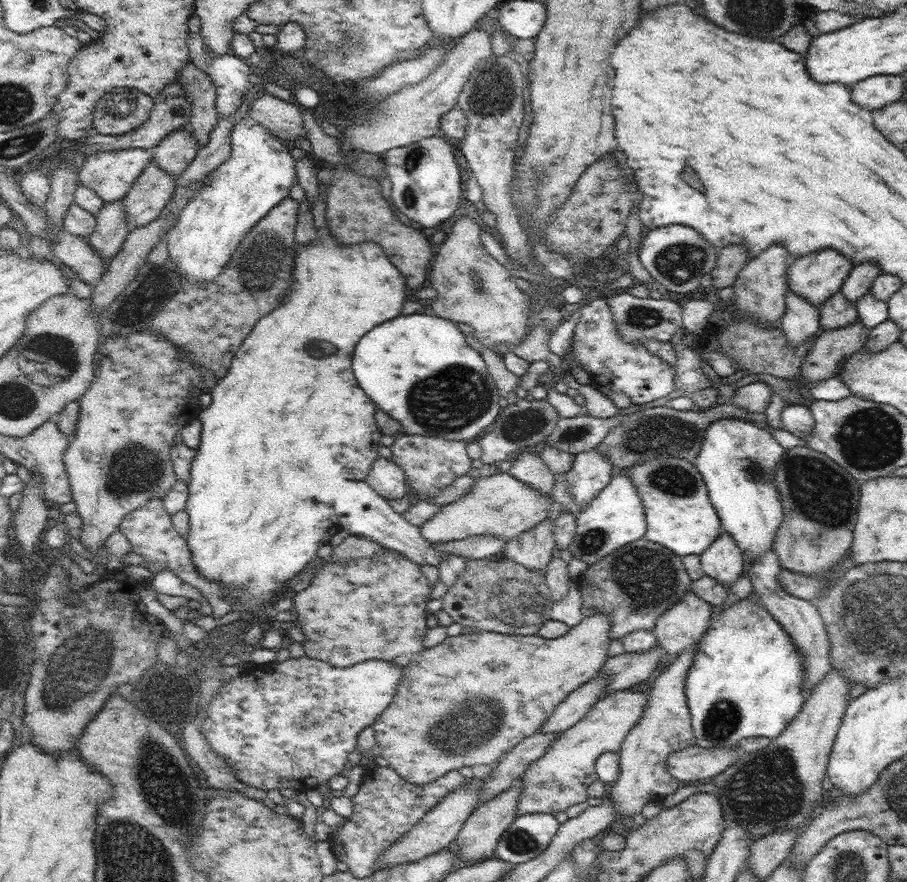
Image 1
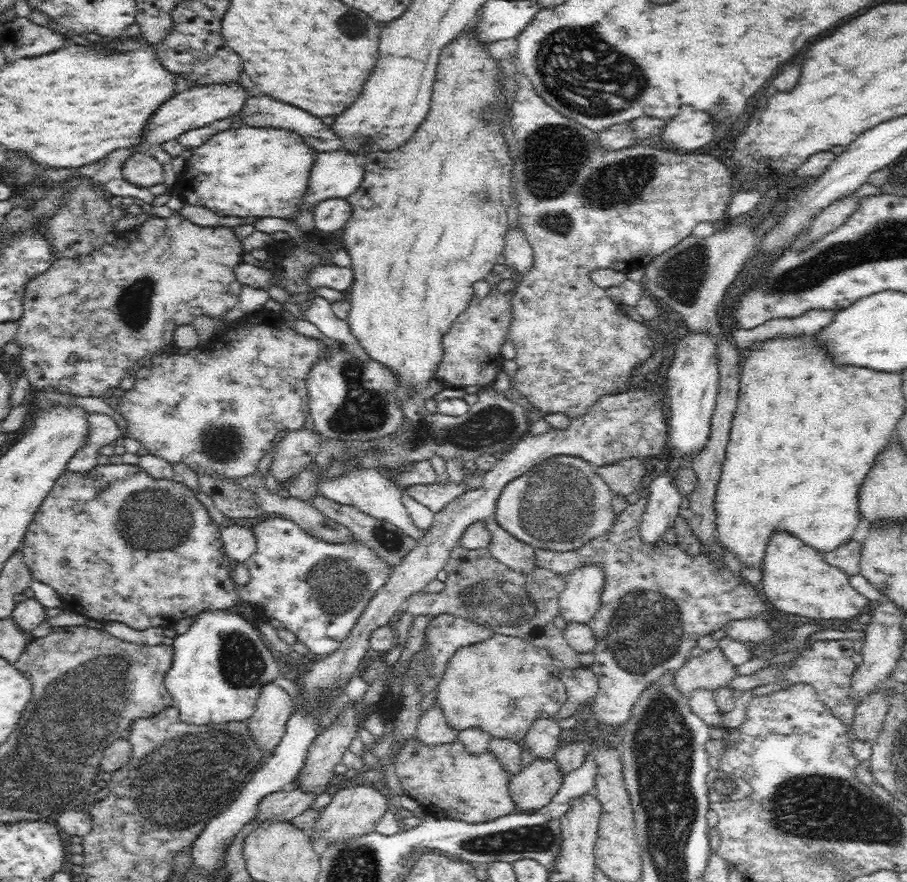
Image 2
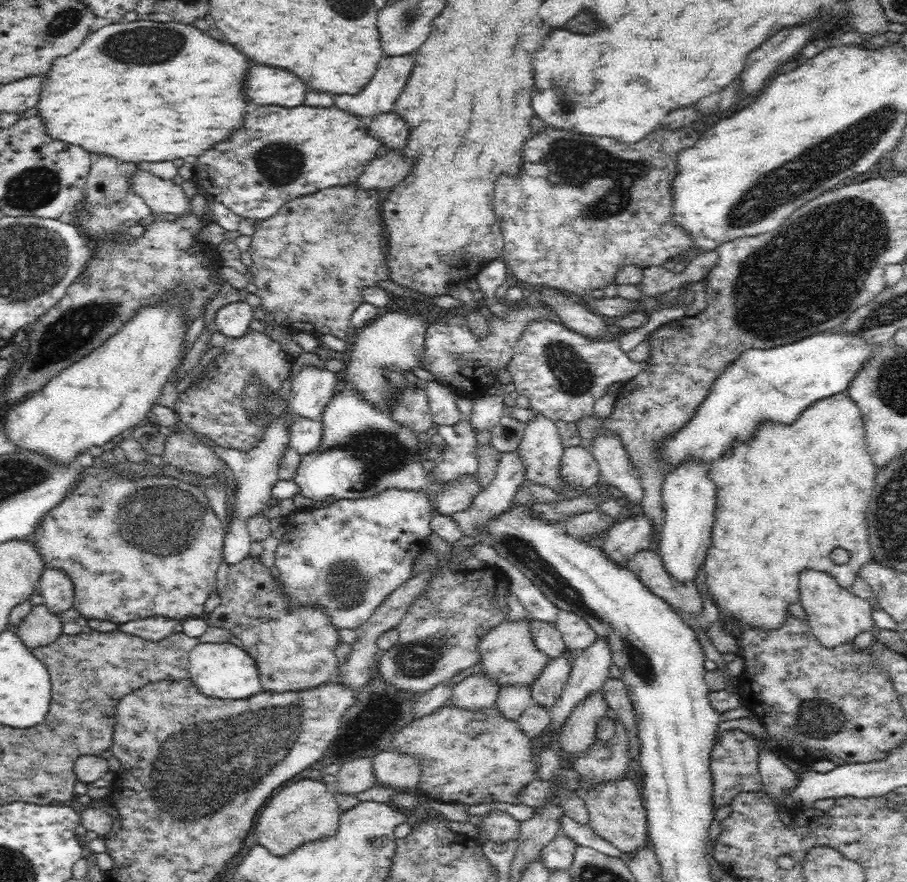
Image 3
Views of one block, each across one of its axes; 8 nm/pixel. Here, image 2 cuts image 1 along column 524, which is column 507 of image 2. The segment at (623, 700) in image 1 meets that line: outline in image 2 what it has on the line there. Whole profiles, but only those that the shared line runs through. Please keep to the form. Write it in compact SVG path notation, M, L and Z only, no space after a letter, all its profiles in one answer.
M414 737L400 747L393 761L405 793L418 801L423 814L430 818L488 822L516 811L508 791L511 776L490 751L472 754L457 738L430 747Z

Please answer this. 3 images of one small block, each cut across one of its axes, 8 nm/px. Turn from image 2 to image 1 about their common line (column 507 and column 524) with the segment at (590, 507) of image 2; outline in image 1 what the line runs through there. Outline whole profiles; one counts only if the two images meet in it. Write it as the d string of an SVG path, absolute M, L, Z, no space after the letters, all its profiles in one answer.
M494 469L484 472L481 477L477 478L472 490L468 490L458 501L454 500L444 505L443 510L436 512L429 521L421 524L418 530L431 543L462 540L470 535L490 533L511 541L550 516L552 500L552 497L546 498L538 490L522 484L509 472L499 472Z

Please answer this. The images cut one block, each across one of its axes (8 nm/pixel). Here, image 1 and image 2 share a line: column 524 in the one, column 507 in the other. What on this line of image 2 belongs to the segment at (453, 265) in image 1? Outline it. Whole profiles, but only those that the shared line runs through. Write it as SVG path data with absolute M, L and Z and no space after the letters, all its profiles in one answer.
M497 285L491 286L490 292L484 298L474 294L468 308L456 317L443 336L444 356L433 372L434 379L461 388L465 386L484 388L486 385L493 385L502 369L501 348L508 339L509 326L513 319L511 296L511 293L500 292Z

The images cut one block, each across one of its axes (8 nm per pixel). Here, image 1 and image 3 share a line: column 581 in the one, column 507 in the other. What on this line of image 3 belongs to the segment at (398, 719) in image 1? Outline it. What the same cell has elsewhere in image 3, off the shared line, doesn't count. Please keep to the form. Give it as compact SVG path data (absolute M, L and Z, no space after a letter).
M532 620L506 621L487 632L478 642L482 673L498 686L531 686L532 682L542 674L549 659L542 651L538 651L530 634Z

